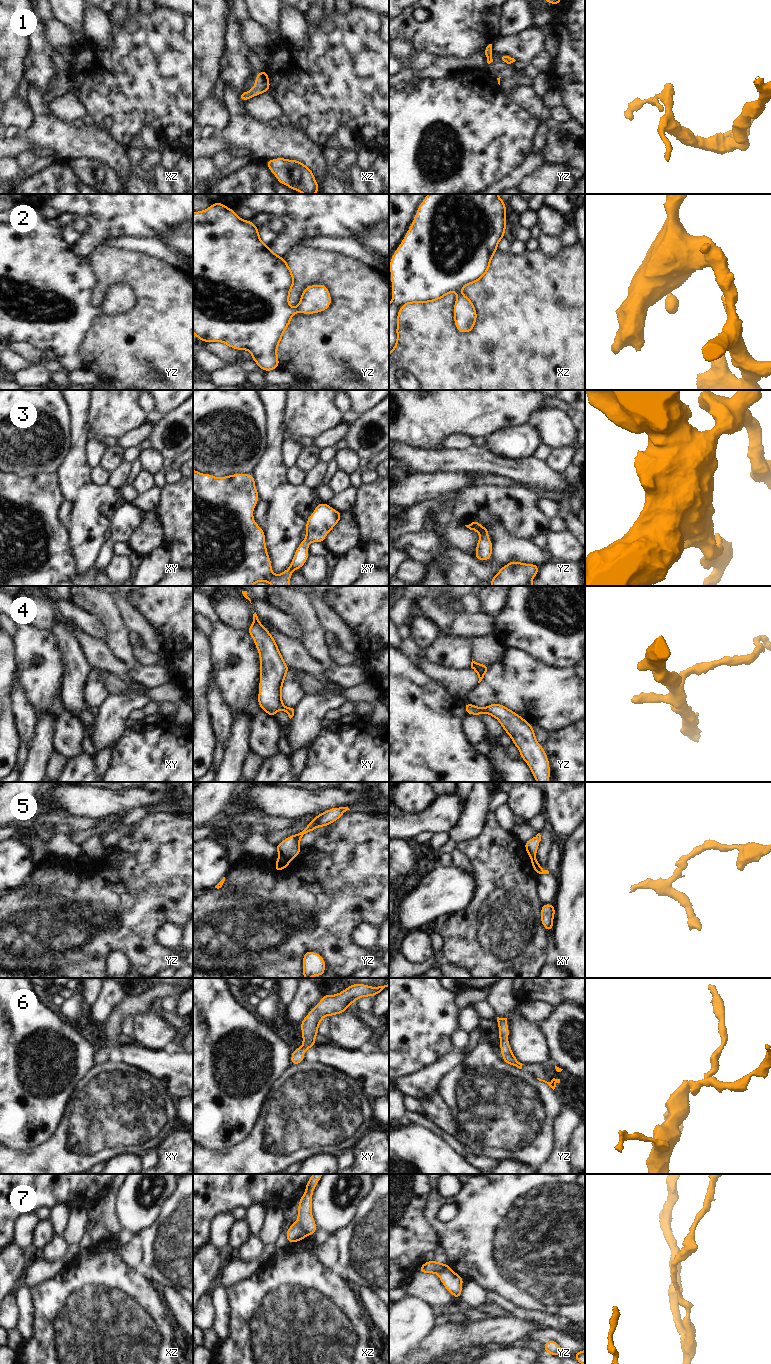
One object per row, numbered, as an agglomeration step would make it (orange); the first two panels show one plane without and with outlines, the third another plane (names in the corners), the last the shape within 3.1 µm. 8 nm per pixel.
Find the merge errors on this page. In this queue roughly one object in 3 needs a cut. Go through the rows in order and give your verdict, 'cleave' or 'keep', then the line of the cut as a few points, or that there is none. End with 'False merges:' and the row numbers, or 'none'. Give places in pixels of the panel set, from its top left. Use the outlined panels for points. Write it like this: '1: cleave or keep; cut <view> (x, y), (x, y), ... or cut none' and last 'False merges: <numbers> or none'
1: keep; cut none
2: keep; cut none
3: keep; cut none
4: keep; cut none
5: cleave; cut yz (281, 855), (289, 861)
6: keep; cut none
7: cleave; cut xz (295, 1222), (307, 1234)
False merges: 5, 7

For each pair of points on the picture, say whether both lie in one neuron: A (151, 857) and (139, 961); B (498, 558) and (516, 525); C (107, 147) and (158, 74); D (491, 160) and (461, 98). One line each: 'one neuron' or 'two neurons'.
A: one neuron
B: two neurons
C: two neurons
D: one neuron

